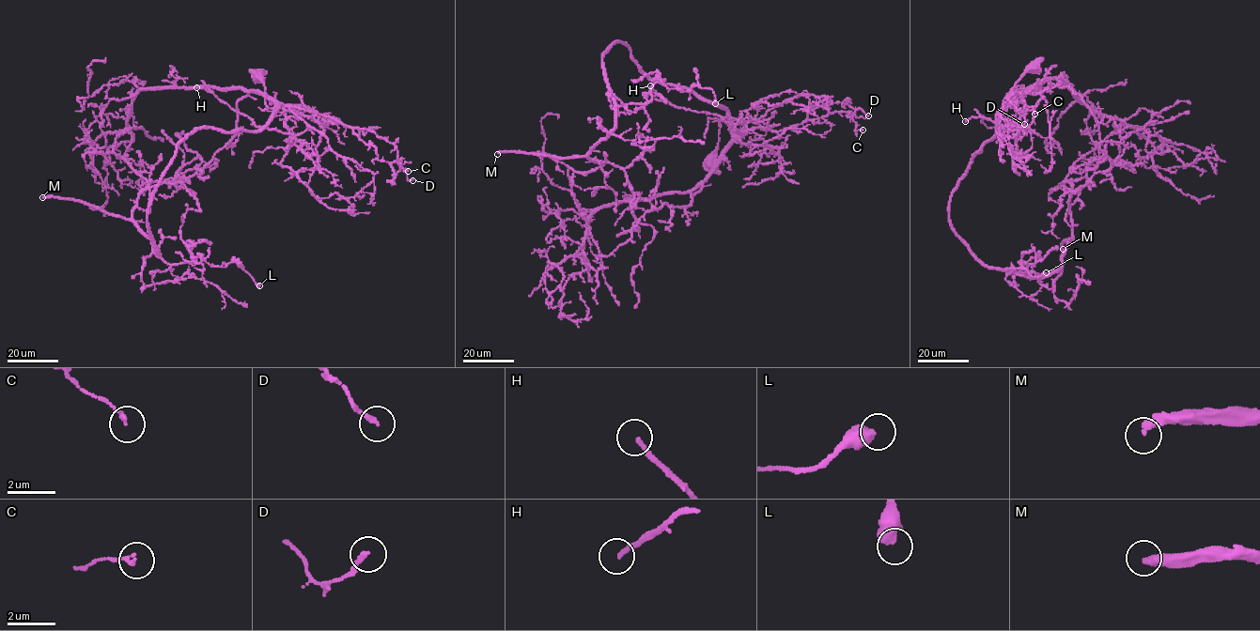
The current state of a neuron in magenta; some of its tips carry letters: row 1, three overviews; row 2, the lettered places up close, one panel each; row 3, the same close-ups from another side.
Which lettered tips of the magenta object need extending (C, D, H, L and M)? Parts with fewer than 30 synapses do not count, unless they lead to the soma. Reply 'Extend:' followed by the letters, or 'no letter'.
Extend: H, M

